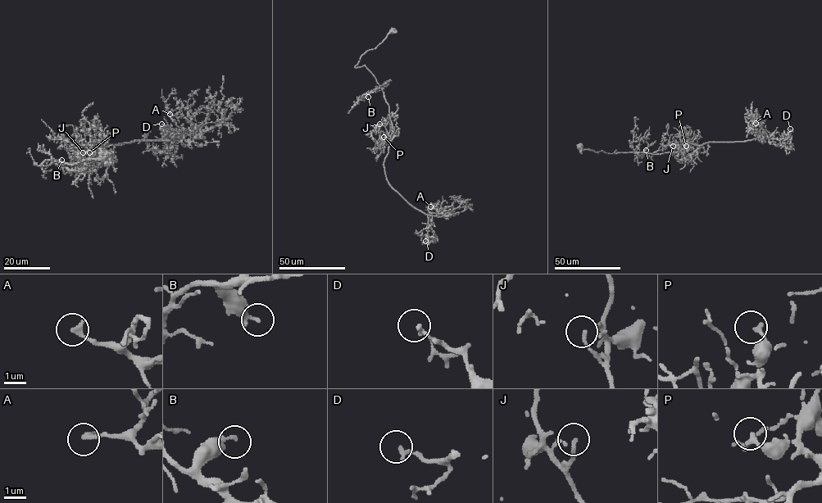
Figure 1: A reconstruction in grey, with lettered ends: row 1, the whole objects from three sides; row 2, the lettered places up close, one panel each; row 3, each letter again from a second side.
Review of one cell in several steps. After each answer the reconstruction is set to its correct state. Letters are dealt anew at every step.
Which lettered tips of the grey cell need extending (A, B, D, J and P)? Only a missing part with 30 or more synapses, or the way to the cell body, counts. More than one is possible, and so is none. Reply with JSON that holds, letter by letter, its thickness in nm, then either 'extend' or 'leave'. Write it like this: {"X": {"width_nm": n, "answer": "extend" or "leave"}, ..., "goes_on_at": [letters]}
{"A": {"width_nm": 240, "answer": "extend"}, "B": {"width_nm": 220, "answer": "leave"}, "D": {"width_nm": 200, "answer": "leave"}, "J": {"width_nm": 140, "answer": "leave"}, "P": {"width_nm": 240, "answer": "leave"}, "goes_on_at": ["A"]}

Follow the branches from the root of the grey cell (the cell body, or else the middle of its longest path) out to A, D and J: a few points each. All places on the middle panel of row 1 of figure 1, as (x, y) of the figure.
A: (392, 31), (355, 67), (365, 66), (388, 106), (388, 182), (415, 208), (443, 215), (430, 206)
D: (392, 31), (355, 67), (365, 65), (383, 93), (395, 134), (386, 178), (427, 215), (435, 238), (425, 241)
J: (392, 31), (366, 51), (355, 66), (365, 65), (375, 78), (388, 106), (393, 133), (388, 135), (379, 124)

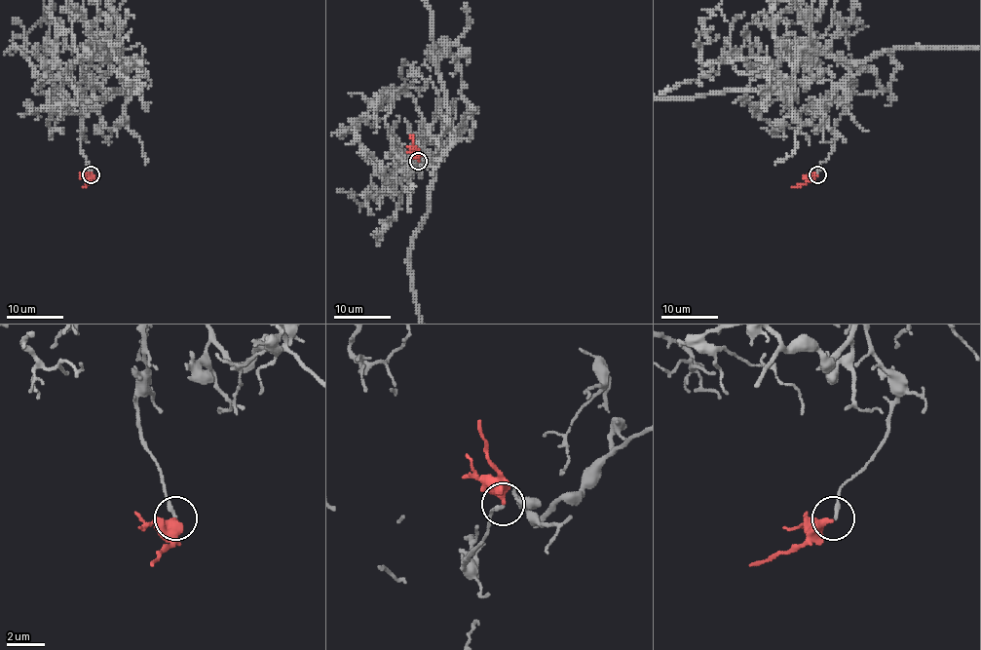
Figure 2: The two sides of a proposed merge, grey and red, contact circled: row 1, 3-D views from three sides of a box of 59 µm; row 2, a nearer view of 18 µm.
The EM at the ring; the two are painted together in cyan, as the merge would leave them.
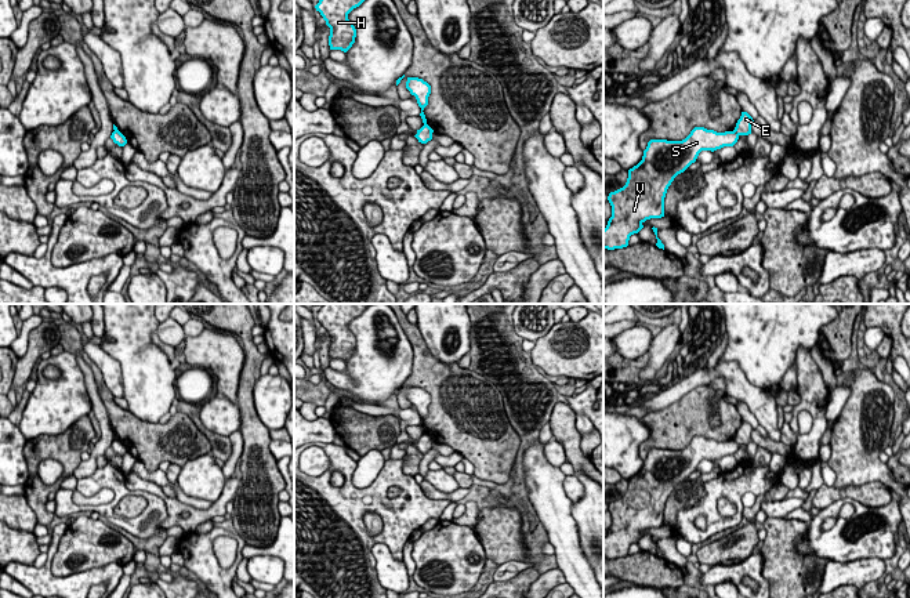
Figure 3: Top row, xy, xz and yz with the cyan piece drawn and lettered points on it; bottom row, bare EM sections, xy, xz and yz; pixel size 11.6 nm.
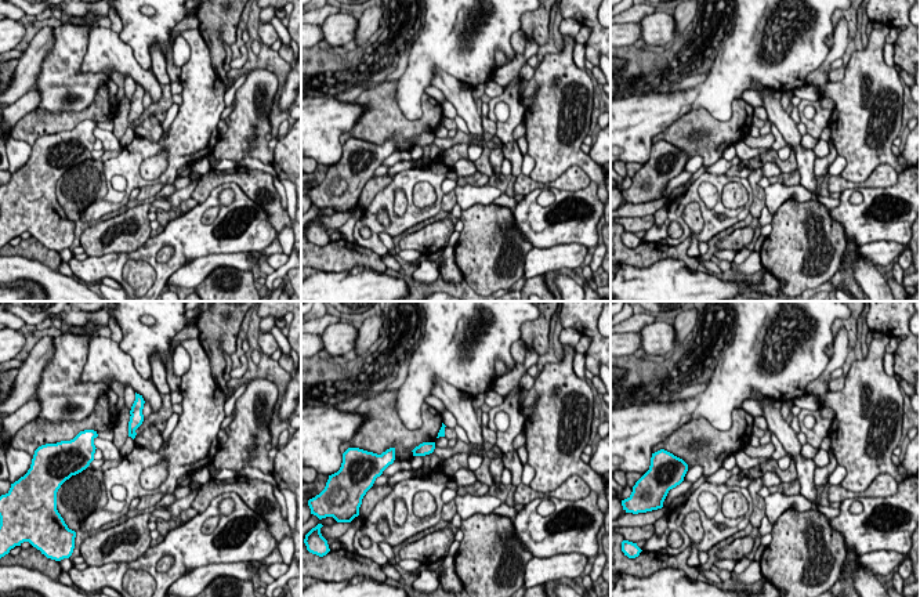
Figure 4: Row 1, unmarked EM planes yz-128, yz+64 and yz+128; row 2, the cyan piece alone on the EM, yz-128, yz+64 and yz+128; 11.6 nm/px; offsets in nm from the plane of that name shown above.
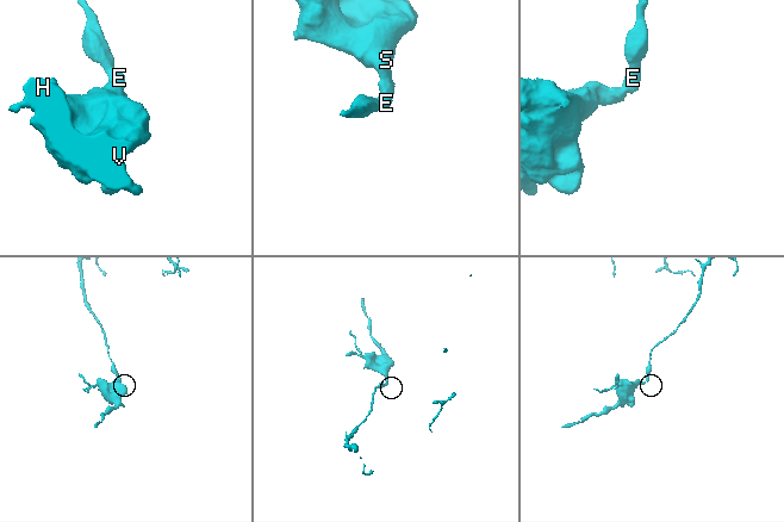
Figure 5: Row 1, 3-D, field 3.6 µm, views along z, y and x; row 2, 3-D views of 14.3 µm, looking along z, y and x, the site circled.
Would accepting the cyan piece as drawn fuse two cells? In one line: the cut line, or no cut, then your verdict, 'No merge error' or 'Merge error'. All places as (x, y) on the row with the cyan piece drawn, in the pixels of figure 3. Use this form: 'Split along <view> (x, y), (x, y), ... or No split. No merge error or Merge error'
Split along yz (733, 130), (739, 134). Merge error

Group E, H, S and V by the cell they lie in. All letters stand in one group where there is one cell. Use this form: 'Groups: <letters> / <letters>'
Groups: E / H S V

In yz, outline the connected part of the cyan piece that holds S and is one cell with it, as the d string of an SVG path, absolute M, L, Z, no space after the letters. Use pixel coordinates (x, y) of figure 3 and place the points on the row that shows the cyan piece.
M695 127L682 141L650 139L642 160L628 170L626 185L608 196L612 217L603 229L603 249L627 247L630 236L638 233L646 220L664 217L668 186L701 151L733 146L737 139L735 131L717 133L704 127Z

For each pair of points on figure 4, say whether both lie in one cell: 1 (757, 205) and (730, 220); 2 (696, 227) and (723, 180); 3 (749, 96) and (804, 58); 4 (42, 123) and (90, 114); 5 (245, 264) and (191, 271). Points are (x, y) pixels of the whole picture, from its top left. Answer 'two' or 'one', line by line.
1: two
2: two
3: two
4: one
5: one

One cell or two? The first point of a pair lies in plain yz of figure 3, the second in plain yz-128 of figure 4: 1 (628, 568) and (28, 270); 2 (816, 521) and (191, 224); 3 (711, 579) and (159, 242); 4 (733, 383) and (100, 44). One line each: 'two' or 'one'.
1: two
2: one
3: one
4: one

